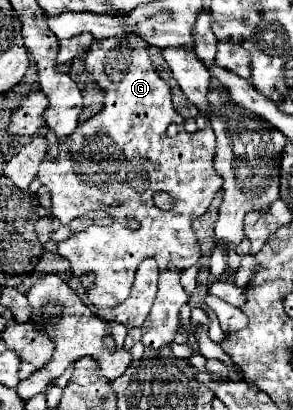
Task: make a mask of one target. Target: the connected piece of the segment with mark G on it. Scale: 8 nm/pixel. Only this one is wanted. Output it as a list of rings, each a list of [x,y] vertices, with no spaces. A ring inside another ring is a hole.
[[[126,34],[96,40],[90,46],[84,66],[104,92],[104,114],[108,118],[92,116],[88,122],[78,124],[64,142],[52,138],[48,154],[40,164],[38,180],[50,192],[52,214],[64,224],[98,210],[108,212],[110,220],[106,226],[92,224],[88,230],[66,240],[66,244],[58,244],[58,254],[70,260],[74,276],[86,272],[96,276],[88,296],[94,306],[104,310],[128,298],[136,266],[144,258],[154,258],[160,268],[158,291],[148,320],[142,326],[142,344],[162,348],[172,344],[178,328],[178,312],[188,302],[179,274],[194,266],[202,256],[192,220],[206,214],[216,192],[222,188],[222,178],[214,170],[216,136],[210,128],[194,134],[182,128],[184,118],[172,106],[170,86],[152,68],[148,44],[142,38]],[[172,122],[180,126],[184,138],[166,136],[166,128]],[[158,190],[174,198],[176,206],[172,210],[154,206],[152,196]]]

